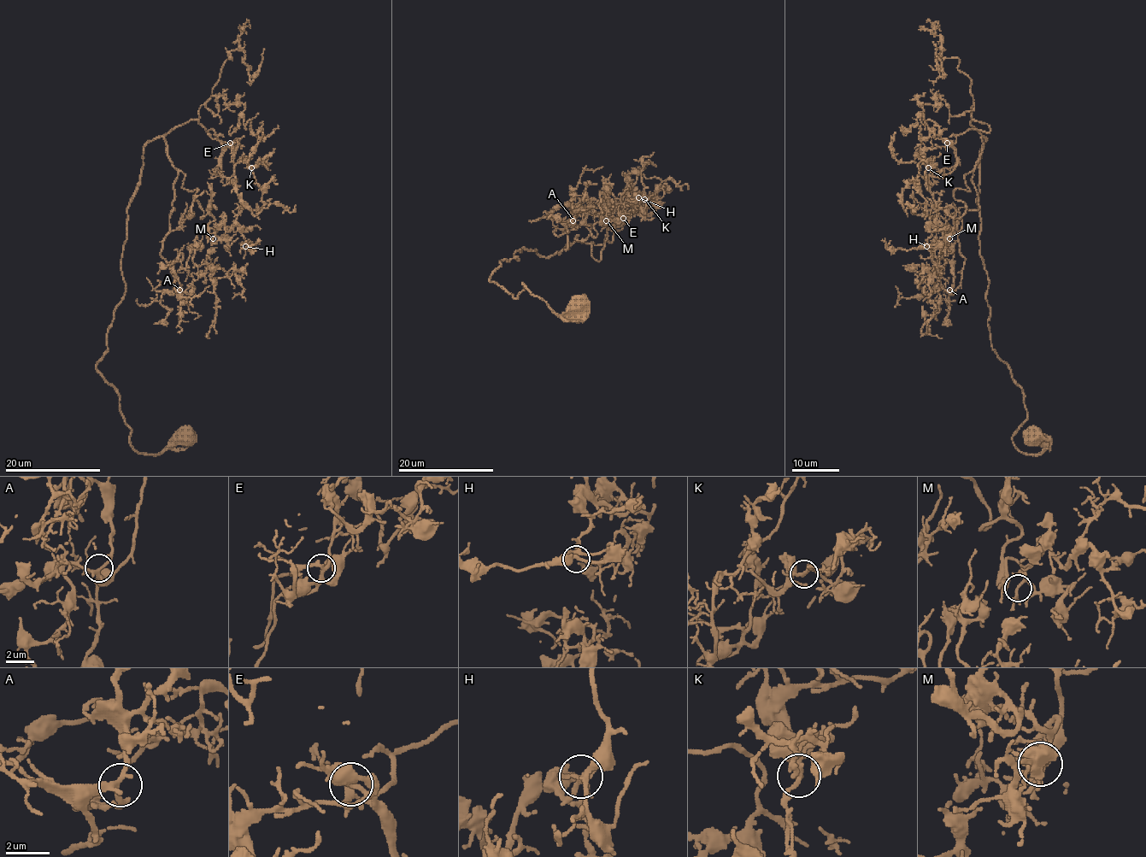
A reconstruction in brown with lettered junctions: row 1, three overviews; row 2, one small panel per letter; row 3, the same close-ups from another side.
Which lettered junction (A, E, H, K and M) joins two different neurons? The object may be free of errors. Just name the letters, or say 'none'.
none

